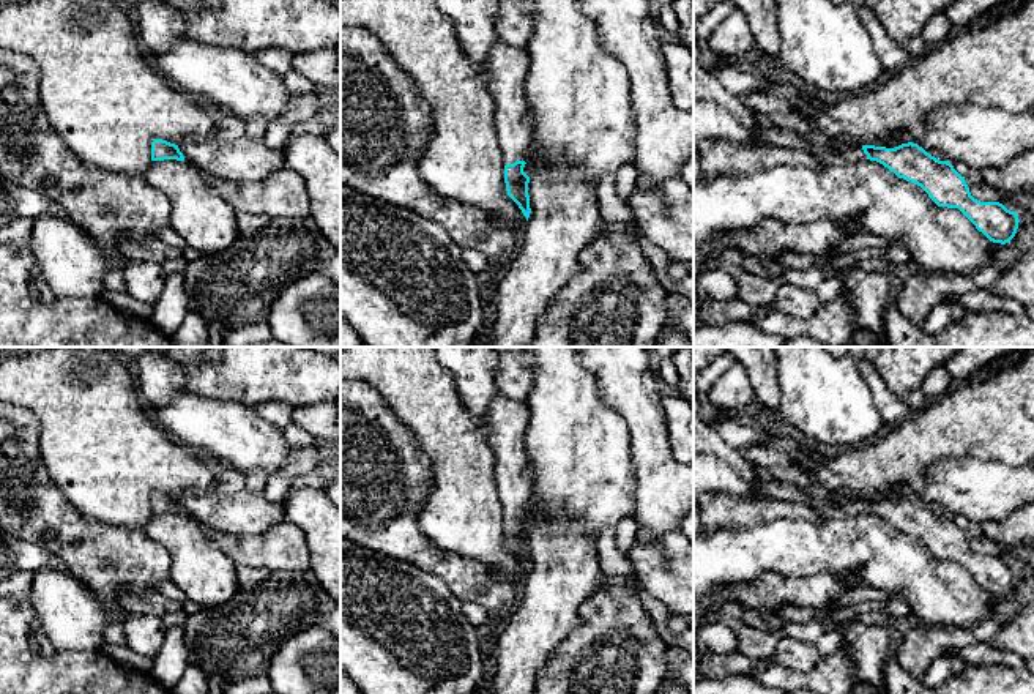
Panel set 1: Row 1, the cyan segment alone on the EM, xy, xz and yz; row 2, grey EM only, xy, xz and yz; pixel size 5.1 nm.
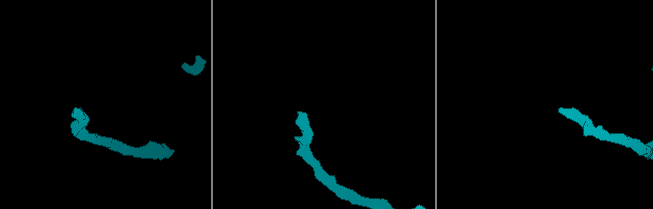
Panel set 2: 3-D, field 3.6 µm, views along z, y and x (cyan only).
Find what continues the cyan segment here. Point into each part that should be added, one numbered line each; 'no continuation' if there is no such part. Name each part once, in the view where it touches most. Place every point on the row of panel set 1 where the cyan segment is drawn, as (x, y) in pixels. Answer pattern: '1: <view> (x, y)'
1: xz (506, 67)

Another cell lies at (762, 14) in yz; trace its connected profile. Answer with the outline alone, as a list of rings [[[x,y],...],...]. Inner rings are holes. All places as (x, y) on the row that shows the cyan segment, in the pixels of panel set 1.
[[[731,0],[742,11],[750,25],[755,47],[779,58],[782,39],[779,36],[777,0]]]

